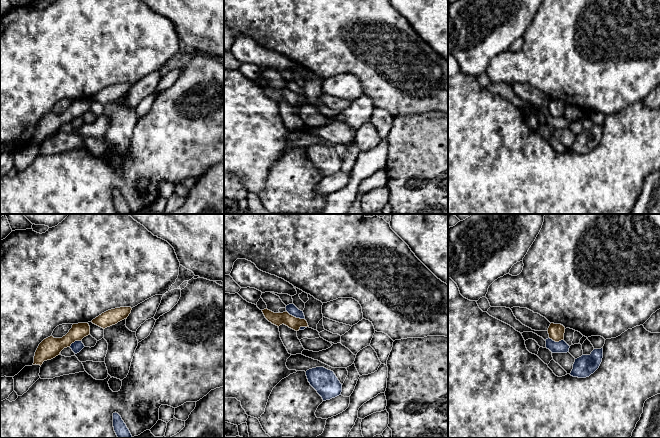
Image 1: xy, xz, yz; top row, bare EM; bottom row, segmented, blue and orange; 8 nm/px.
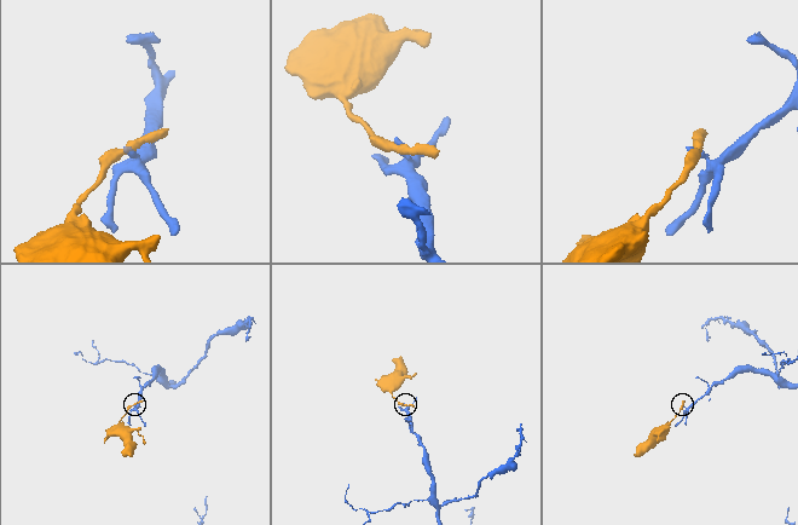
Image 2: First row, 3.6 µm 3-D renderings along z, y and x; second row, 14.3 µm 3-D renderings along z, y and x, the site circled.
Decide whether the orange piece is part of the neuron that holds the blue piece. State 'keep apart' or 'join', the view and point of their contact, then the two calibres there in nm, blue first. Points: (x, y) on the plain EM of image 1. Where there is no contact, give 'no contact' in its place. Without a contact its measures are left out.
keep apart | xz (295, 92) | 80/100 nm

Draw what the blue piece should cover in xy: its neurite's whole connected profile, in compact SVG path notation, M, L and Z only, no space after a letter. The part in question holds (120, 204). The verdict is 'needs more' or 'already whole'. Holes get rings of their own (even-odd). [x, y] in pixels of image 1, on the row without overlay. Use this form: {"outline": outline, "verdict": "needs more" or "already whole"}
{"outline": "M113 189L113 203L118 214L131 214L132 211L118 189Z", "verdict": "already whole"}

